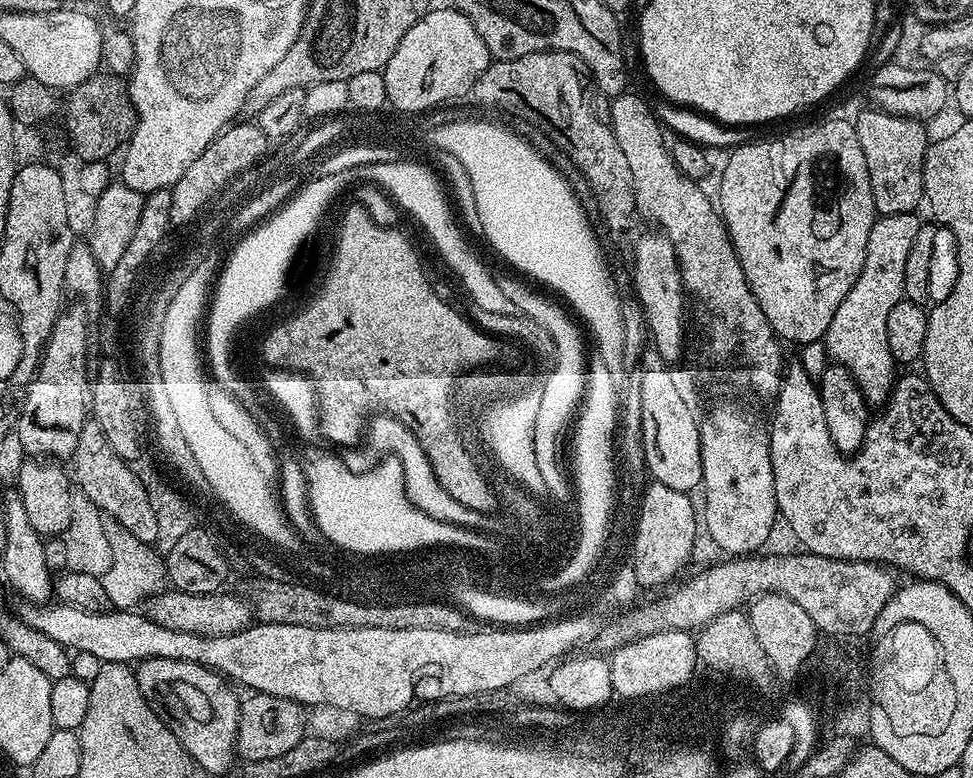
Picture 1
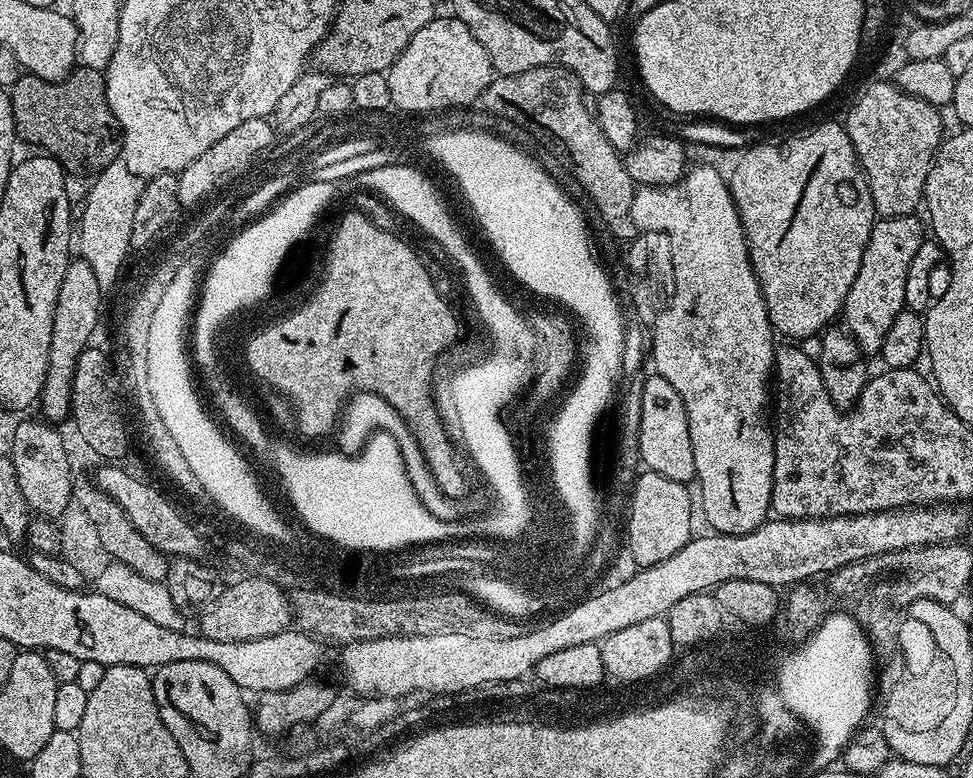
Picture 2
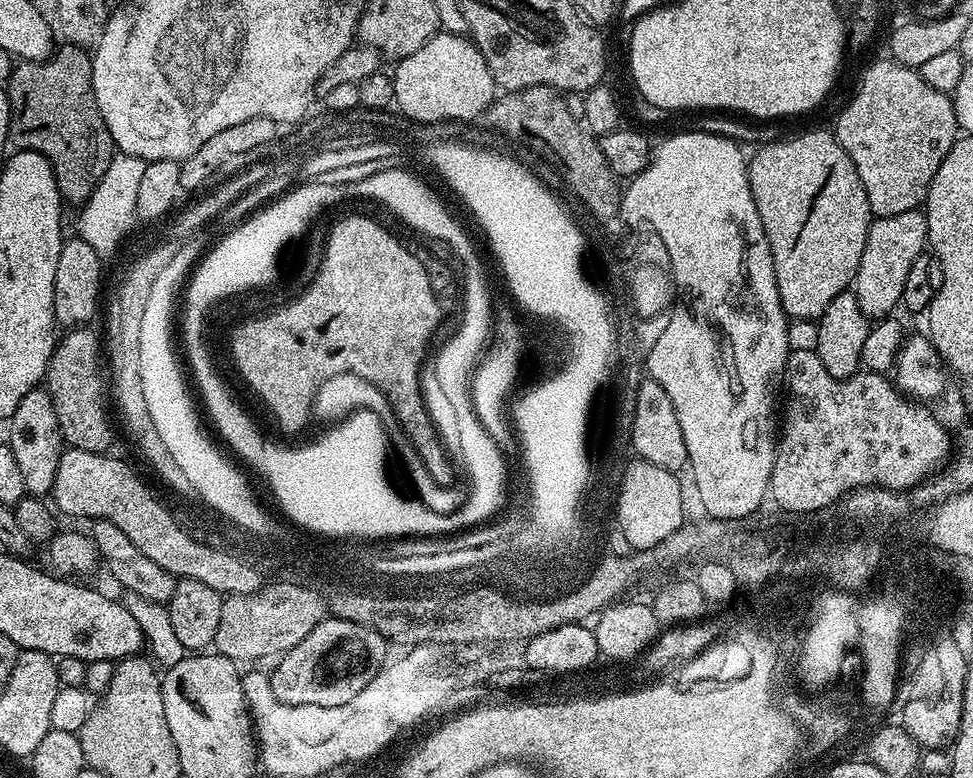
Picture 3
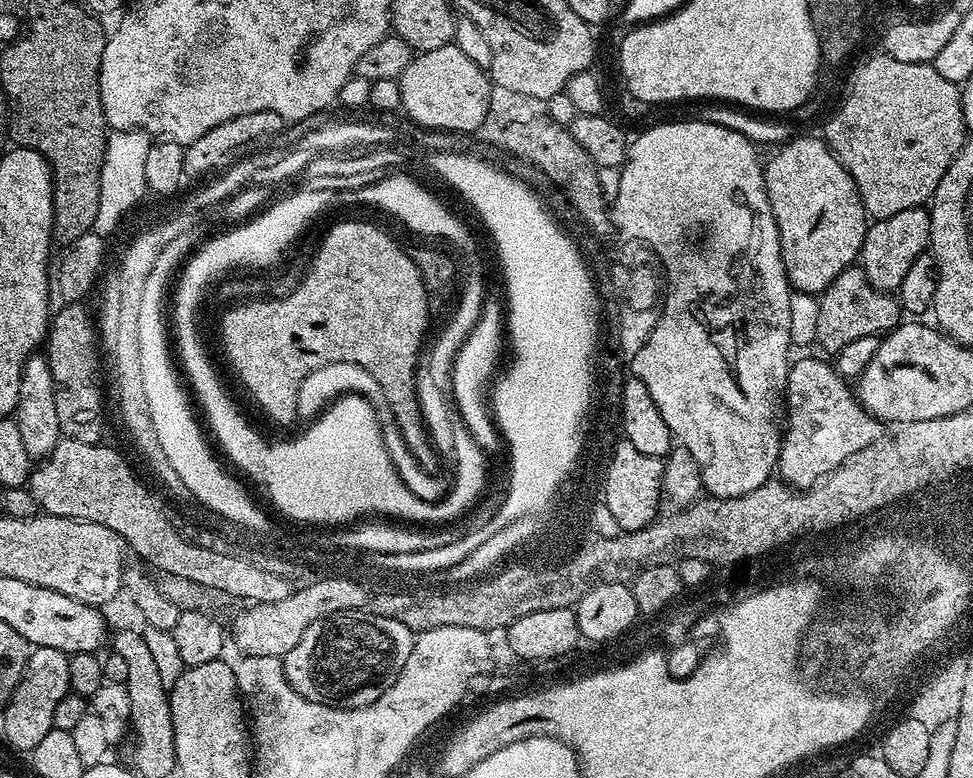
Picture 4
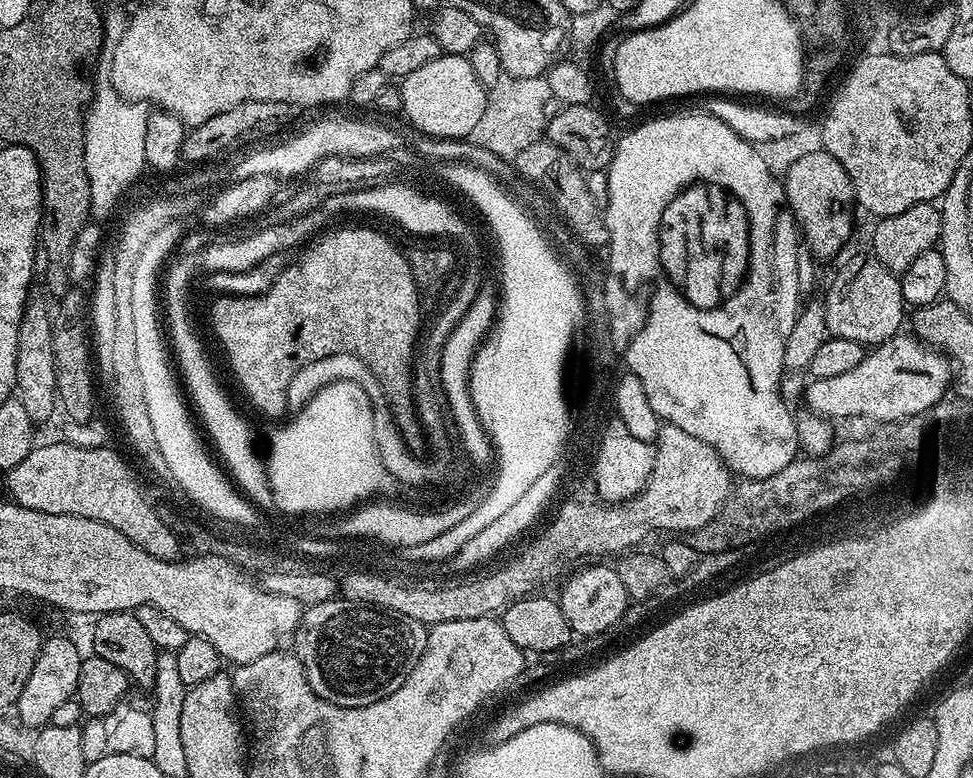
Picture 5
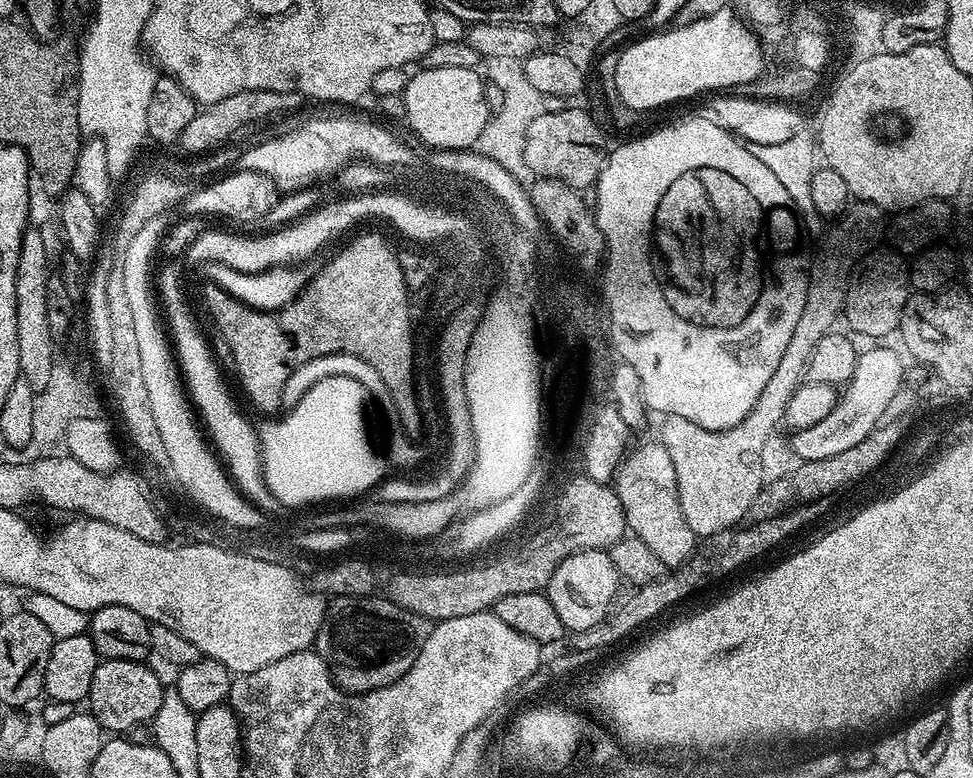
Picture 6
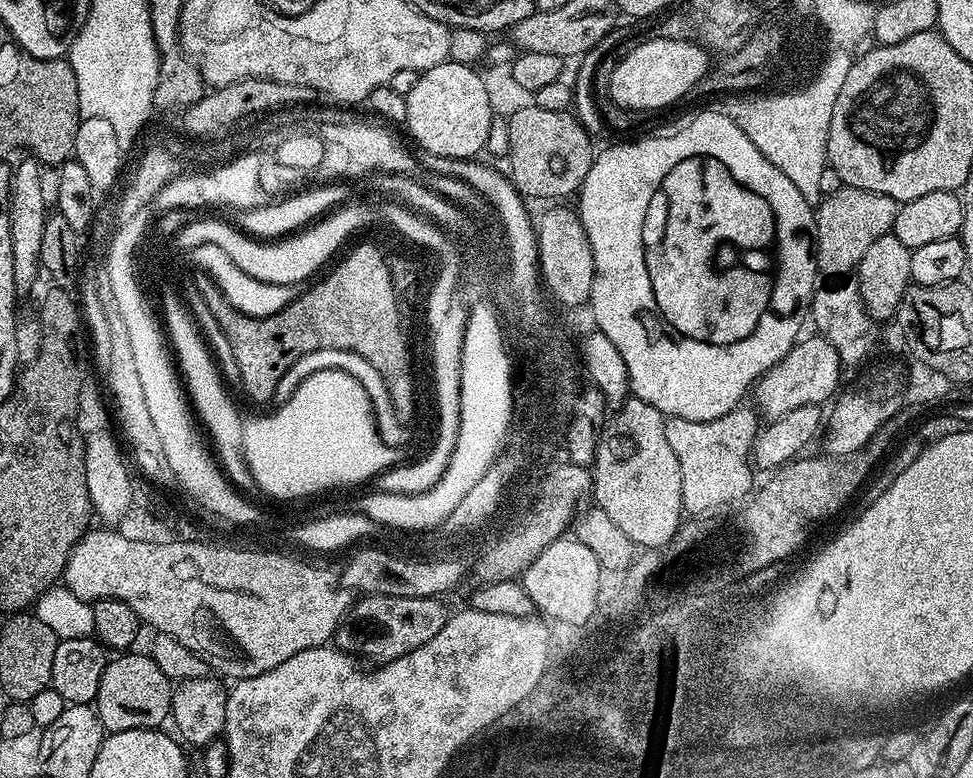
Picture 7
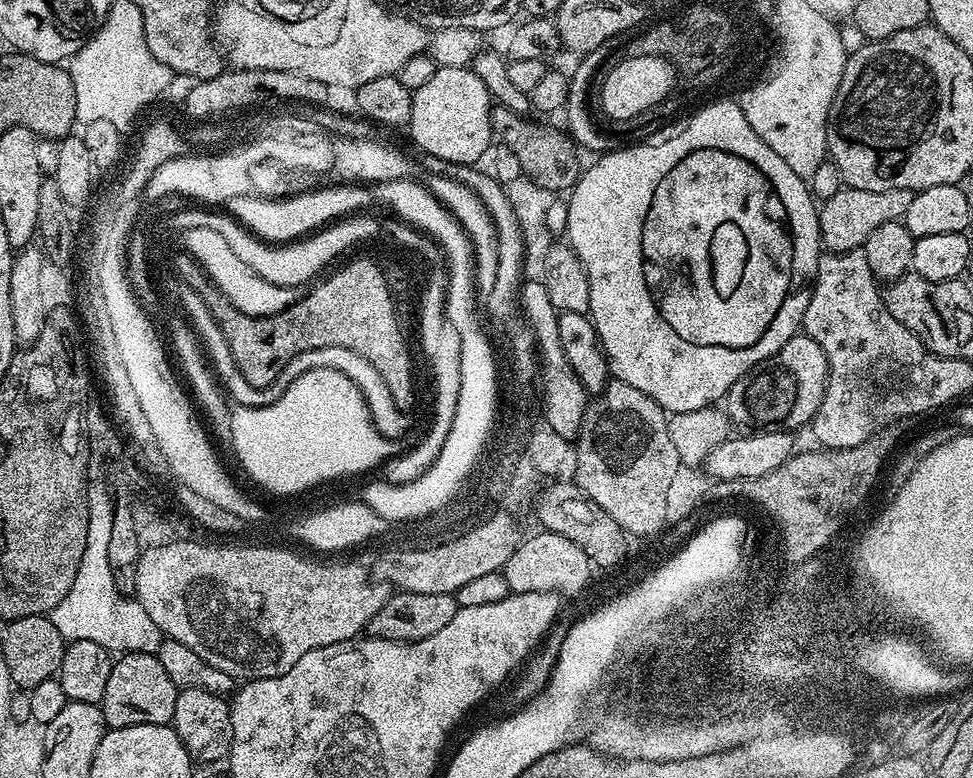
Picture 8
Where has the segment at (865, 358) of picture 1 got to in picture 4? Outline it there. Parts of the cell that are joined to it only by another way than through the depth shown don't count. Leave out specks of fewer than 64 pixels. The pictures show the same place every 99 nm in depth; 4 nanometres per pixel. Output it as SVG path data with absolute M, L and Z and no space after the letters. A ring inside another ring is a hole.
M927 207L901 210L898 214L890 214L890 218L872 220L858 257L859 267L878 290L895 293L902 286L902 278L906 278L914 258L929 251L929 238L930 214Z

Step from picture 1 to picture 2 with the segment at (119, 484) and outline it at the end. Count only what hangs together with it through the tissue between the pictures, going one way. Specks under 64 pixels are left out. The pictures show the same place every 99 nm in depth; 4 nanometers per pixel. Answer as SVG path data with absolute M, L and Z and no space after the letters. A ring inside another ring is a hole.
M77 479L72 490L72 498L75 504L86 512L90 522L98 530L99 541L105 548L105 554L115 563L130 566L130 570L134 570L134 574L142 574L142 578L167 581L169 557L154 546L150 546L150 542L146 542L146 538L142 538L142 534L138 534L134 522L130 522L130 518L126 518L126 514L118 506L118 502L114 502L114 498L110 498L101 488L97 488L91 479Z

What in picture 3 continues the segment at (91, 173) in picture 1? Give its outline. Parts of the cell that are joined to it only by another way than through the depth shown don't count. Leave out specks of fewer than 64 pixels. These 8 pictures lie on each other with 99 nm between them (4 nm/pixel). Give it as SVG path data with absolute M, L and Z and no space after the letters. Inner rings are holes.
M113 155L106 174L102 174L98 186L79 211L81 212L79 239L90 242L91 248L100 257L115 257L116 241L120 240L125 232L132 230L137 223L138 186L141 185L142 174L146 168L146 161L137 156Z

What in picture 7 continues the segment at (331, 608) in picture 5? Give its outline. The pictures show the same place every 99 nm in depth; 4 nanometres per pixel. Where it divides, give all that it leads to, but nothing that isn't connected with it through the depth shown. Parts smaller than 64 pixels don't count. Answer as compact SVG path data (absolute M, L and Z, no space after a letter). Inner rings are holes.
M361 595L348 609L347 619L344 623L336 627L335 647L347 652L349 656L363 658L365 661L372 660L368 662L373 665L386 665L391 660L397 660L406 654L410 654L410 650L418 650L418 646L430 642L430 638L434 638L434 634L438 634L438 630L442 630L442 626L446 626L450 612L449 609L444 609L444 602L443 599L431 596Z

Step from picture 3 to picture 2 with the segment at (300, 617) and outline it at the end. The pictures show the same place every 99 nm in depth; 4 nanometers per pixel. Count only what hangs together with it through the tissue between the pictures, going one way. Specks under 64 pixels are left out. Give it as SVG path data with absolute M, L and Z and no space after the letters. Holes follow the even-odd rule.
M258 576L240 578L235 583L233 588L225 587L224 593L199 613L199 635L218 642L246 642L270 638L293 623L290 596L284 588Z

